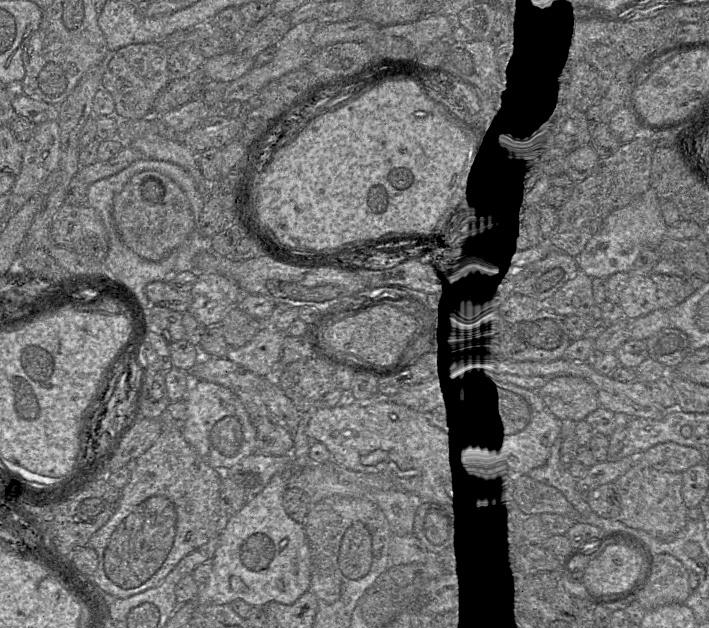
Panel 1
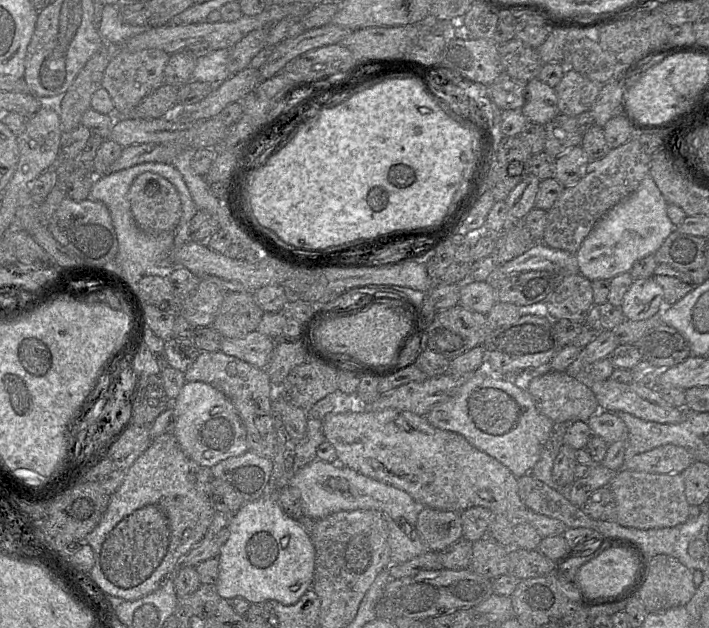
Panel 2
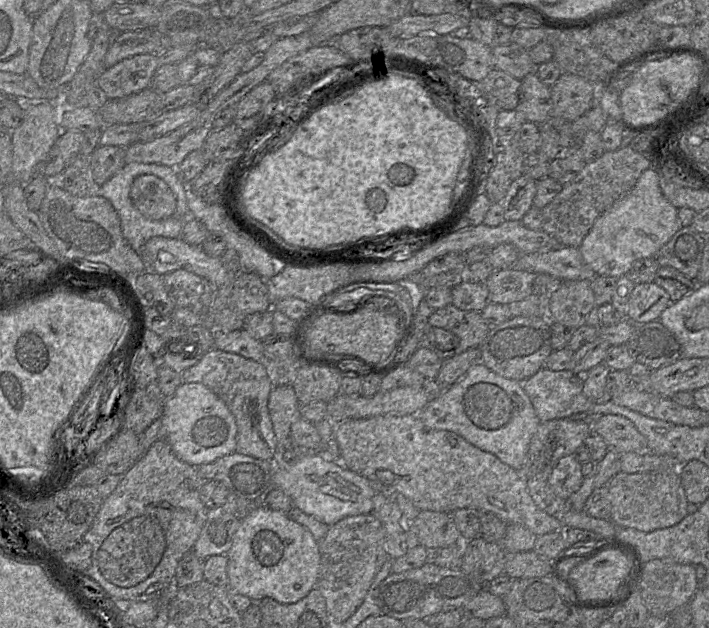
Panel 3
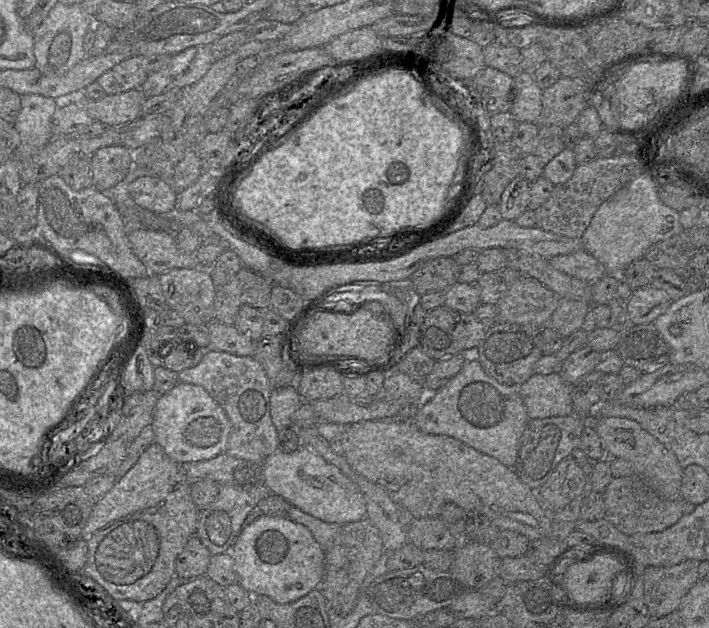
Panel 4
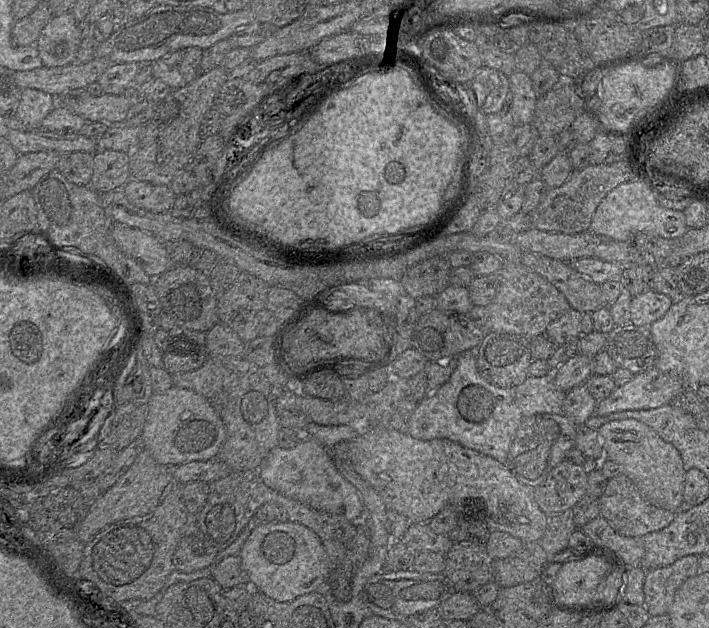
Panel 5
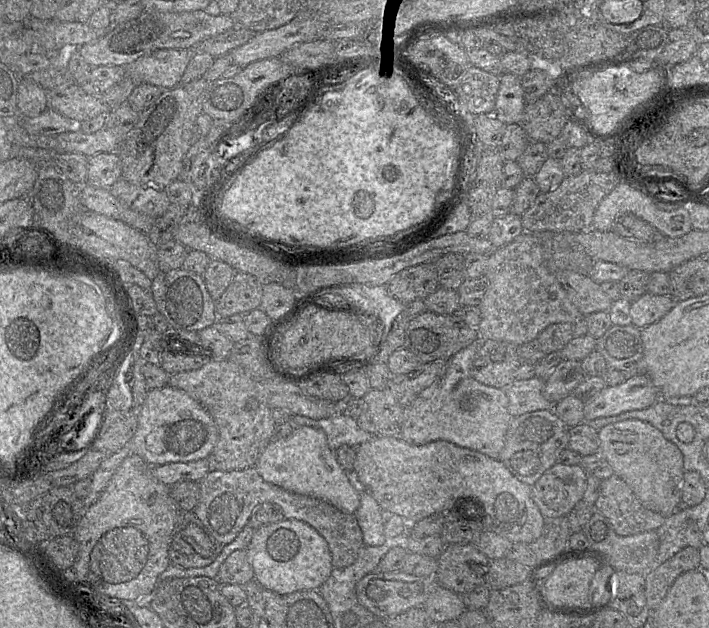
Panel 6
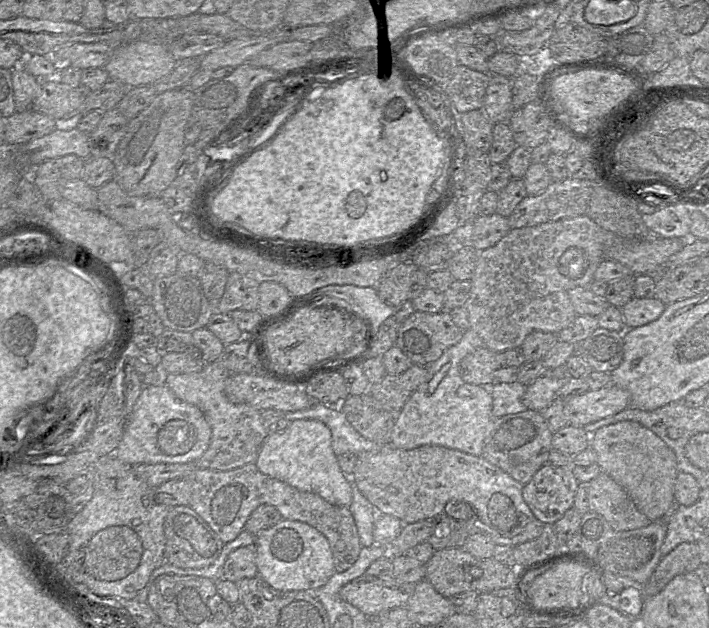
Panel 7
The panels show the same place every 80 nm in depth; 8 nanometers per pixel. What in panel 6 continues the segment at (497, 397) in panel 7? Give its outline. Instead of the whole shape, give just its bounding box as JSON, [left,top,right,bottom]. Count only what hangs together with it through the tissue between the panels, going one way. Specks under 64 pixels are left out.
[503,376,554,417]

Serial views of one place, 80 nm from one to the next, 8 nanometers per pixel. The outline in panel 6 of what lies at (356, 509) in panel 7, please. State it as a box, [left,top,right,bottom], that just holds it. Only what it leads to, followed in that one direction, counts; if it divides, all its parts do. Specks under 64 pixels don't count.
[354,487,387,546]

